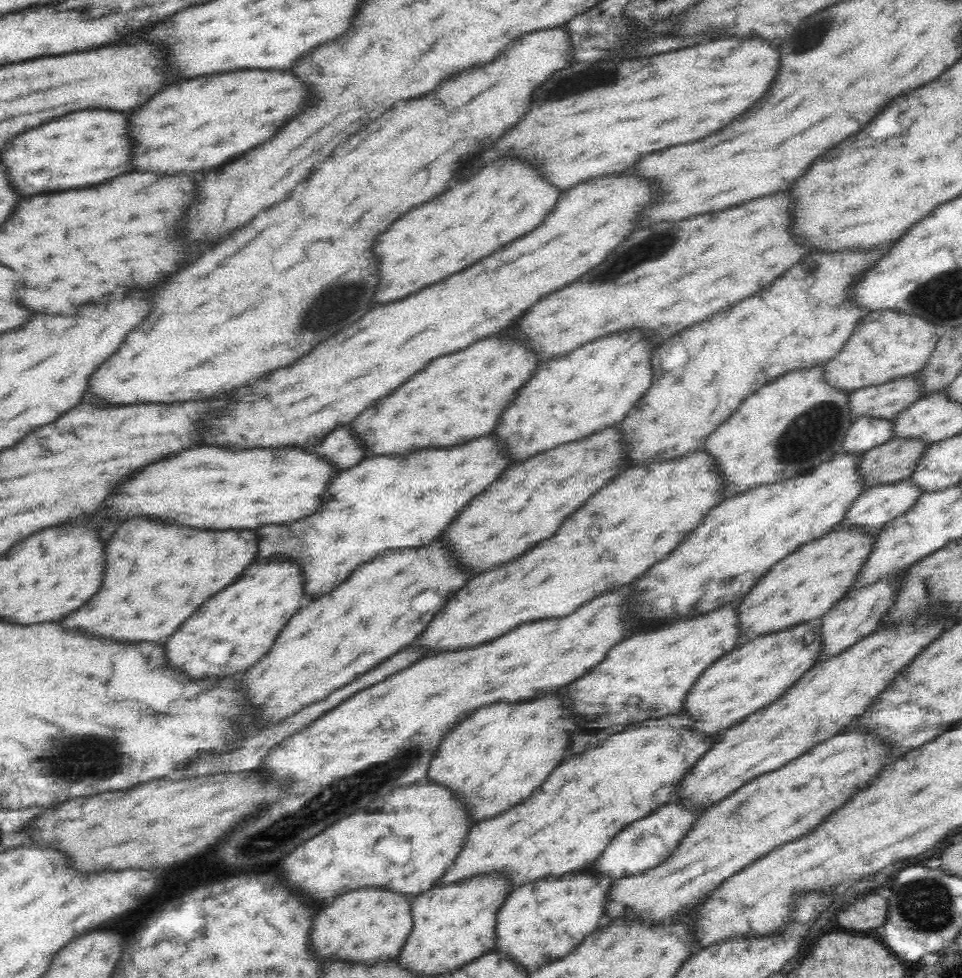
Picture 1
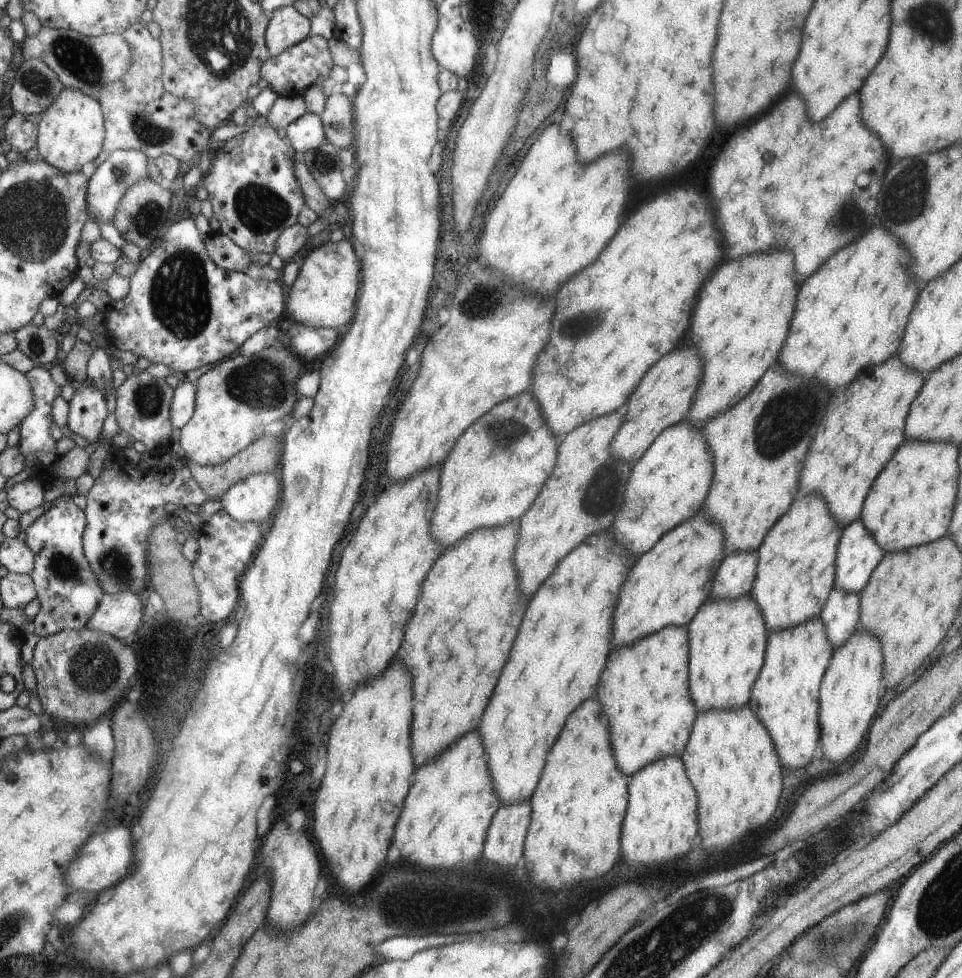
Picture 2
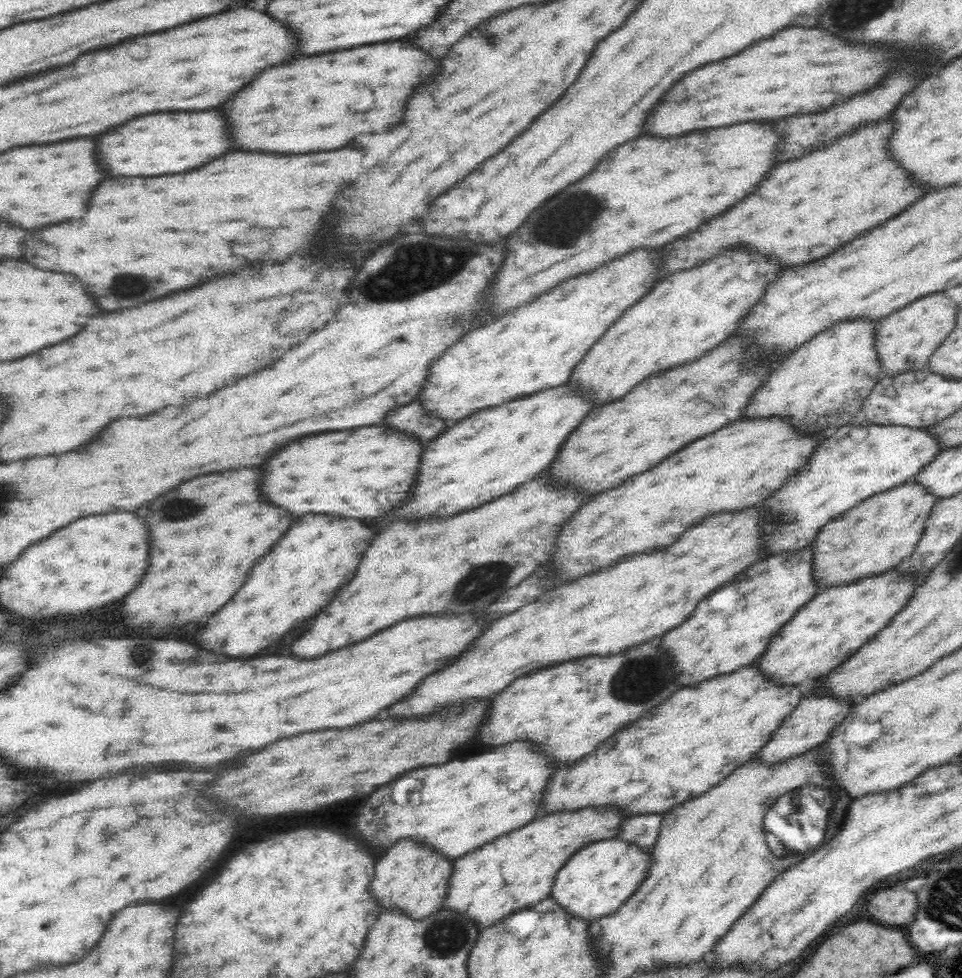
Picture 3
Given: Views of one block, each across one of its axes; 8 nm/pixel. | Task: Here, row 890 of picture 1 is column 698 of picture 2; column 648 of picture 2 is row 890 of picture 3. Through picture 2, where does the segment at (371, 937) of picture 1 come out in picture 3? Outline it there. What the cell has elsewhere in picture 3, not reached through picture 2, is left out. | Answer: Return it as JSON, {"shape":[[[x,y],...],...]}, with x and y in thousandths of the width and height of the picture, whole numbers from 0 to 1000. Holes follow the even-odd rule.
{"shape":[[[416,859],[410,863],[399,877],[391,881],[387,912],[391,912],[391,920],[395,920],[395,928],[416,928],[416,933],[428,938],[429,942],[439,942],[459,930],[465,916],[465,907],[472,880],[467,880],[459,872],[447,869],[447,865],[437,865],[437,861]],[[447,871],[447,873],[443,873]]]}

